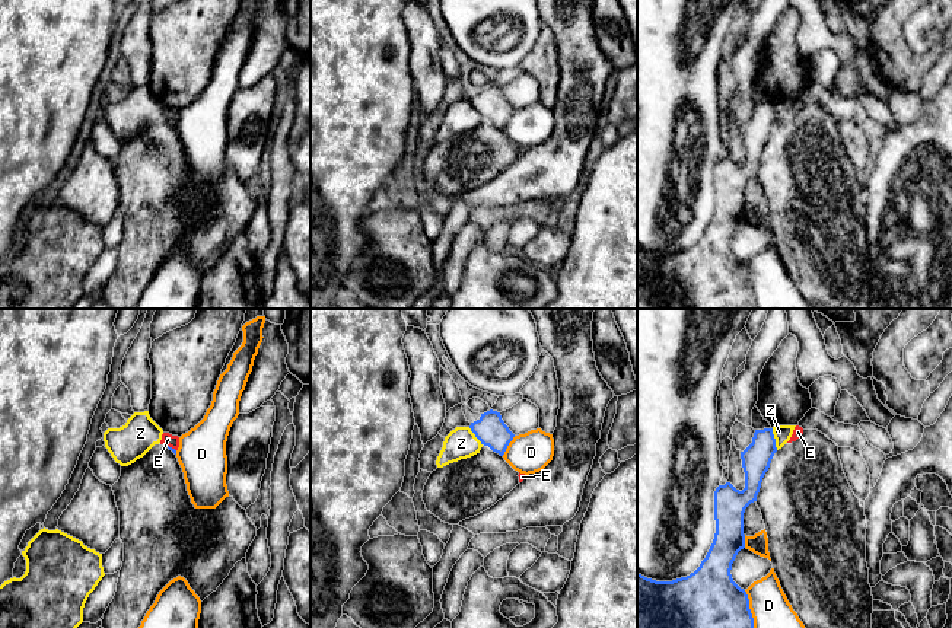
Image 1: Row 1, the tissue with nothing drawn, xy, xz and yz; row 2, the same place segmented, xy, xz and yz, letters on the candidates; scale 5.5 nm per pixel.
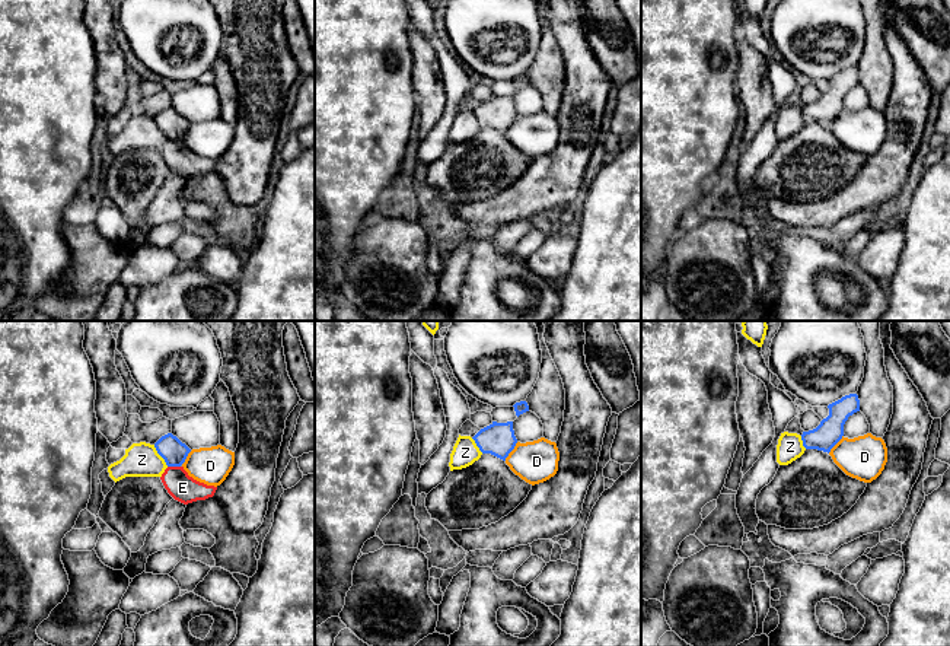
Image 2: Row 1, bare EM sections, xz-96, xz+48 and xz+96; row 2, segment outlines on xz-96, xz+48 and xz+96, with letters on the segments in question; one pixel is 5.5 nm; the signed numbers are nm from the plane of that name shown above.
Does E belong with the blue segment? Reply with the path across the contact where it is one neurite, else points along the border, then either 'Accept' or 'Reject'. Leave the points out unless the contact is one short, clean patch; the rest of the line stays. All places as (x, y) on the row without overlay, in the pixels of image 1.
Boundary: xy (165, 118), (175, 124). Reject

